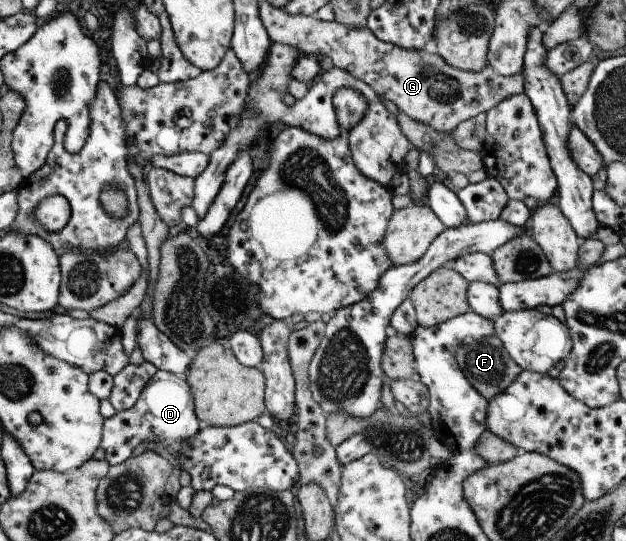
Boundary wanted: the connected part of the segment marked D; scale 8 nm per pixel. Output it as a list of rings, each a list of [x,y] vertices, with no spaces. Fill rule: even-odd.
[[[157,370],[132,408],[116,411],[104,420],[100,447],[105,451],[106,460],[111,466],[123,463],[132,457],[133,449],[143,441],[155,441],[171,447],[178,457],[178,451],[201,428],[201,421],[194,409],[194,395],[186,378],[173,372]]]

